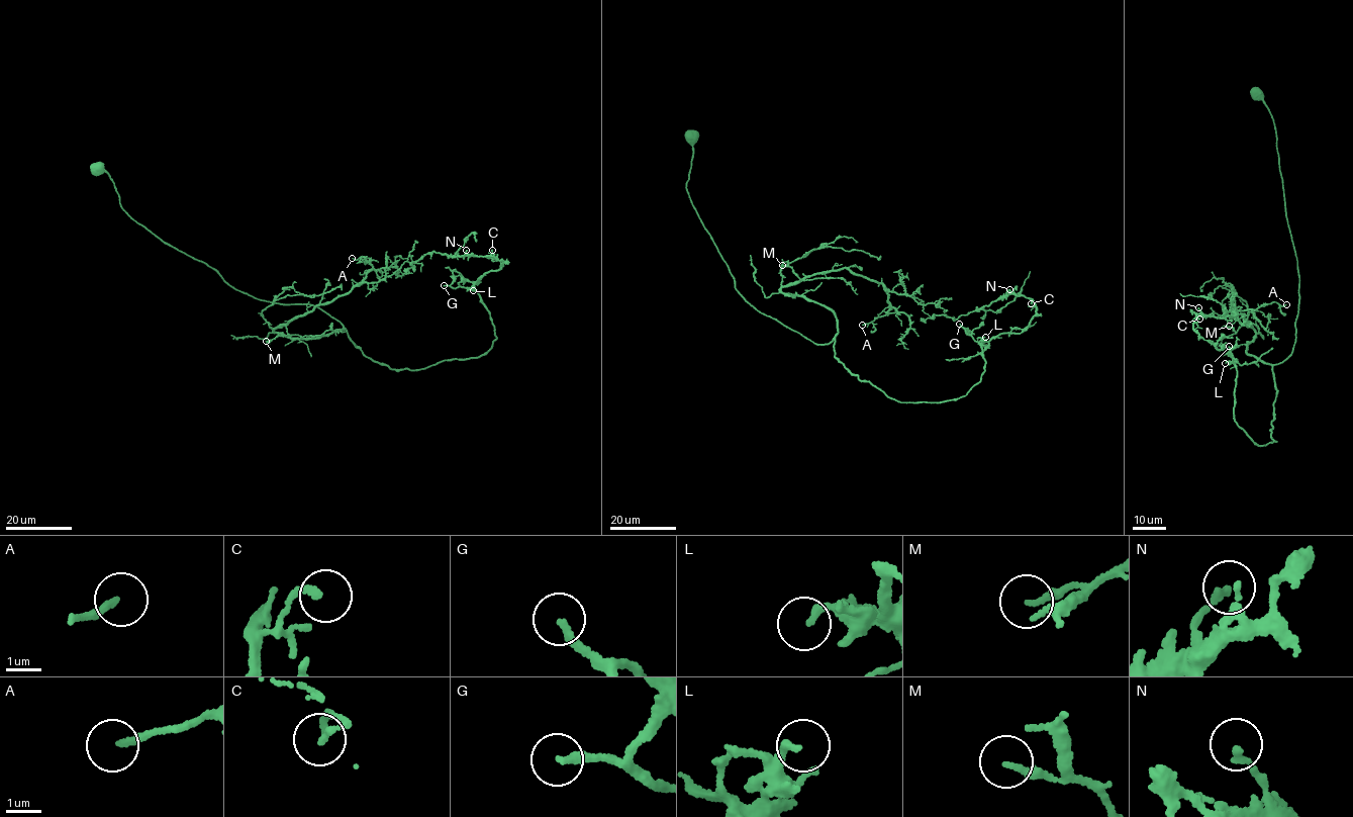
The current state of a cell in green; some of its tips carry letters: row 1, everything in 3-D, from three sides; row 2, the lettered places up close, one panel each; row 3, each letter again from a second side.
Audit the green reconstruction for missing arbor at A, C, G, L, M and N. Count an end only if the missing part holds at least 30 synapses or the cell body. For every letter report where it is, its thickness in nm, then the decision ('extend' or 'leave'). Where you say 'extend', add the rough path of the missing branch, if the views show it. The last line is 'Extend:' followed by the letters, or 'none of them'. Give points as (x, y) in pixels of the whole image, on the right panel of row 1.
A: place (1286, 304); calibre 180 nm; leave
C: place (1199, 319); calibre 170 nm; leave
G: place (1229, 346); calibre 220 nm; extend; course (1229, 346), (1223, 337), (1205, 332), (1207, 329), (1216, 339)
L: place (1225, 363); calibre 200 nm; leave
M: place (1229, 326); calibre 170 nm; leave
N: place (1198, 307); calibre 200 nm; leave
Extend: G

